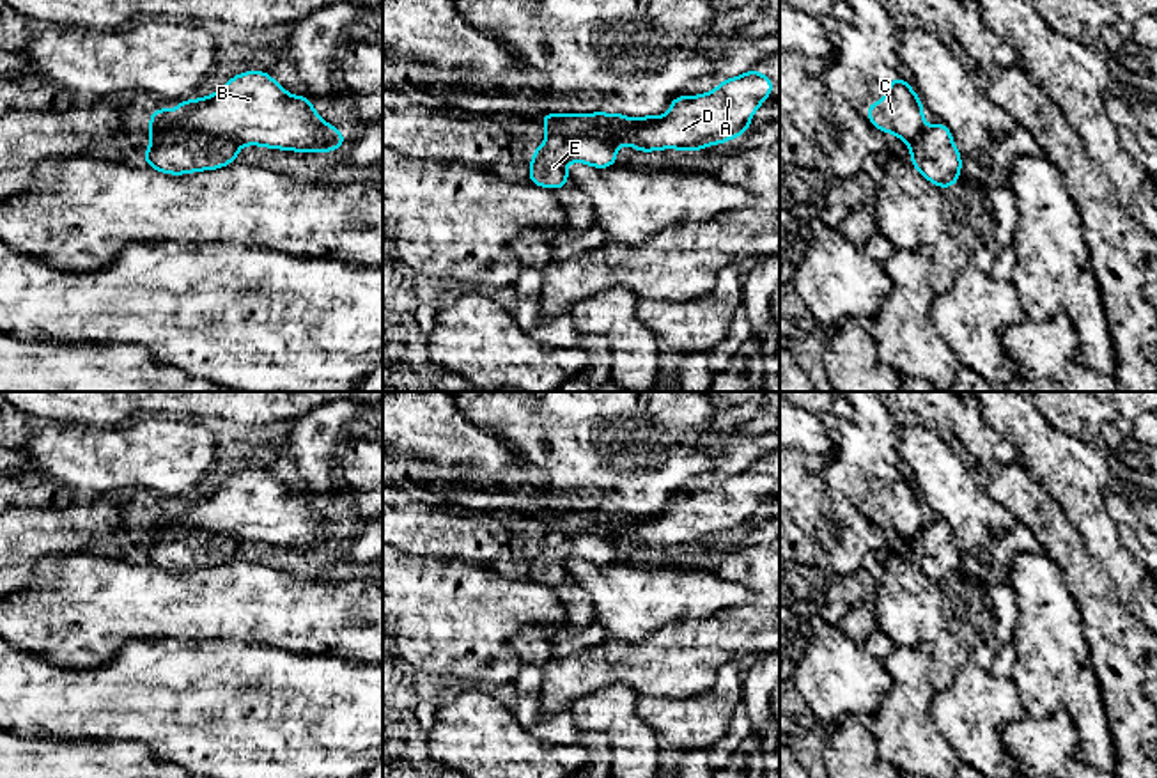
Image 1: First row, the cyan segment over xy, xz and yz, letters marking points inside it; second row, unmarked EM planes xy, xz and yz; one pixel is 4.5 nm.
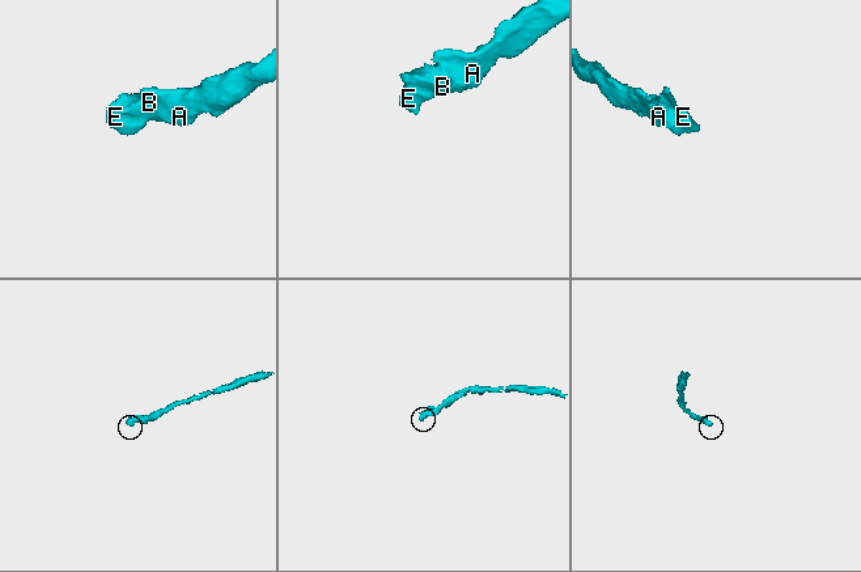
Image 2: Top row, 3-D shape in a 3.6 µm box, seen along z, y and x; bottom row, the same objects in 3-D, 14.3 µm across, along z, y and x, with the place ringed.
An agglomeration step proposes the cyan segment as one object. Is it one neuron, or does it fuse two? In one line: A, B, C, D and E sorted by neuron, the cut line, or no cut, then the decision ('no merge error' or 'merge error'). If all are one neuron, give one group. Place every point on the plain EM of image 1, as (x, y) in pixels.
groups A B C D / E; cut xy (153, 534), (222, 532), (240, 541); merge error

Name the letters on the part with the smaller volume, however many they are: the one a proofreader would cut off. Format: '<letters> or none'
E

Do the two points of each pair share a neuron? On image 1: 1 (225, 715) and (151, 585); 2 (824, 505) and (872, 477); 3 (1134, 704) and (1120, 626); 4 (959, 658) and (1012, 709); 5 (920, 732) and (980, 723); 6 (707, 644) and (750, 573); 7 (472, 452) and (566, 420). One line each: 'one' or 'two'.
1: two
2: two
3: one
4: two
5: two
6: one
7: two

